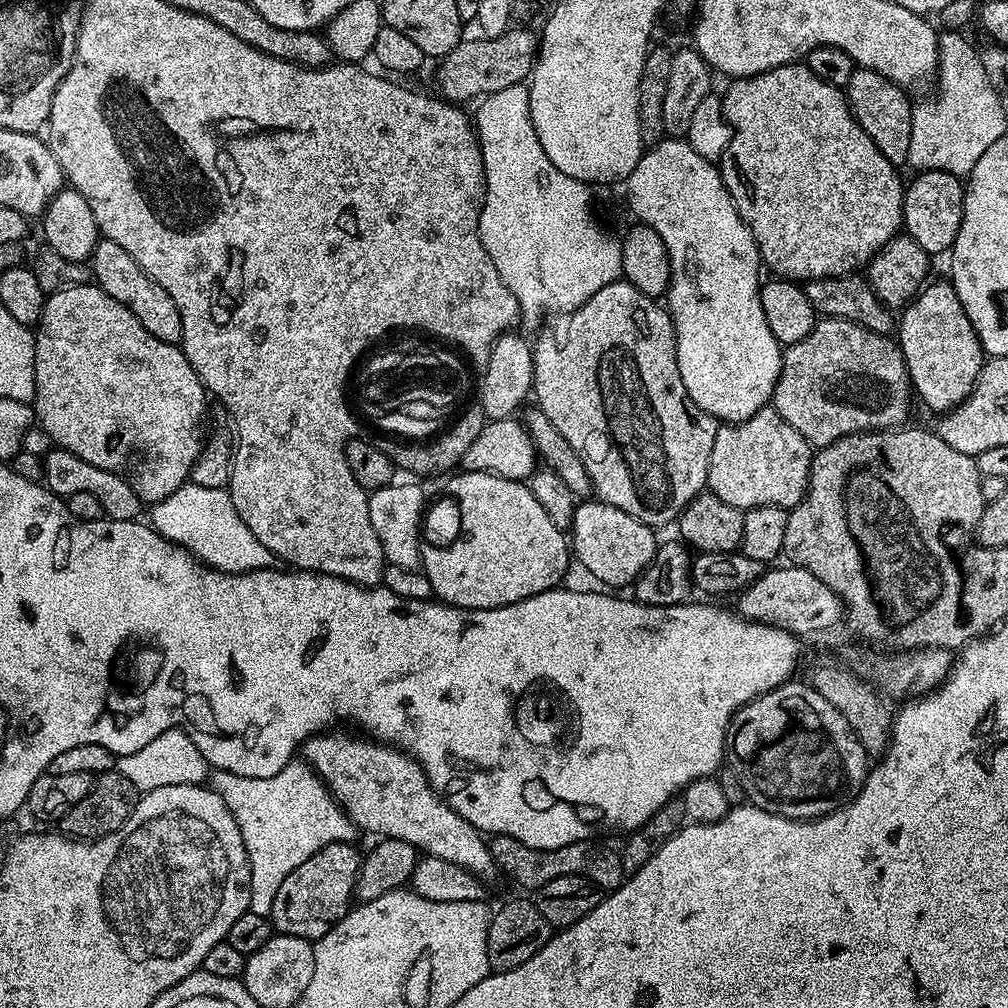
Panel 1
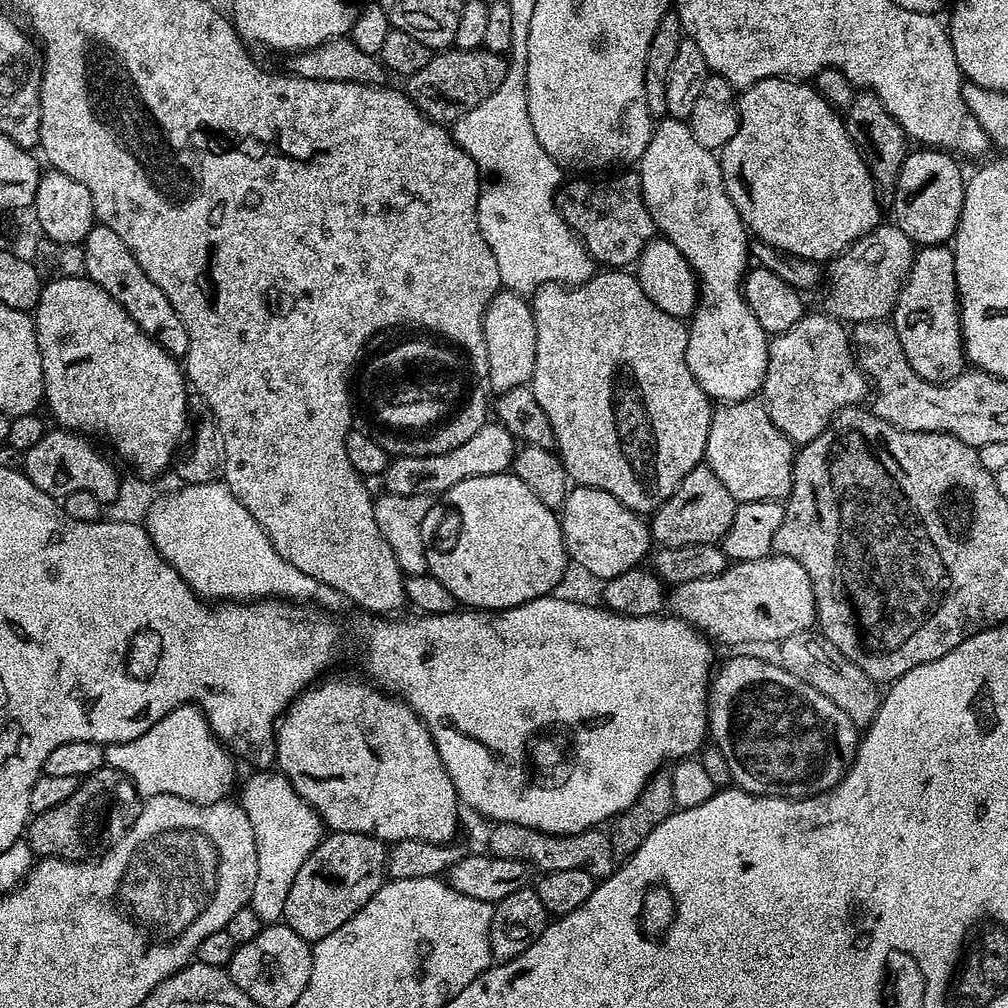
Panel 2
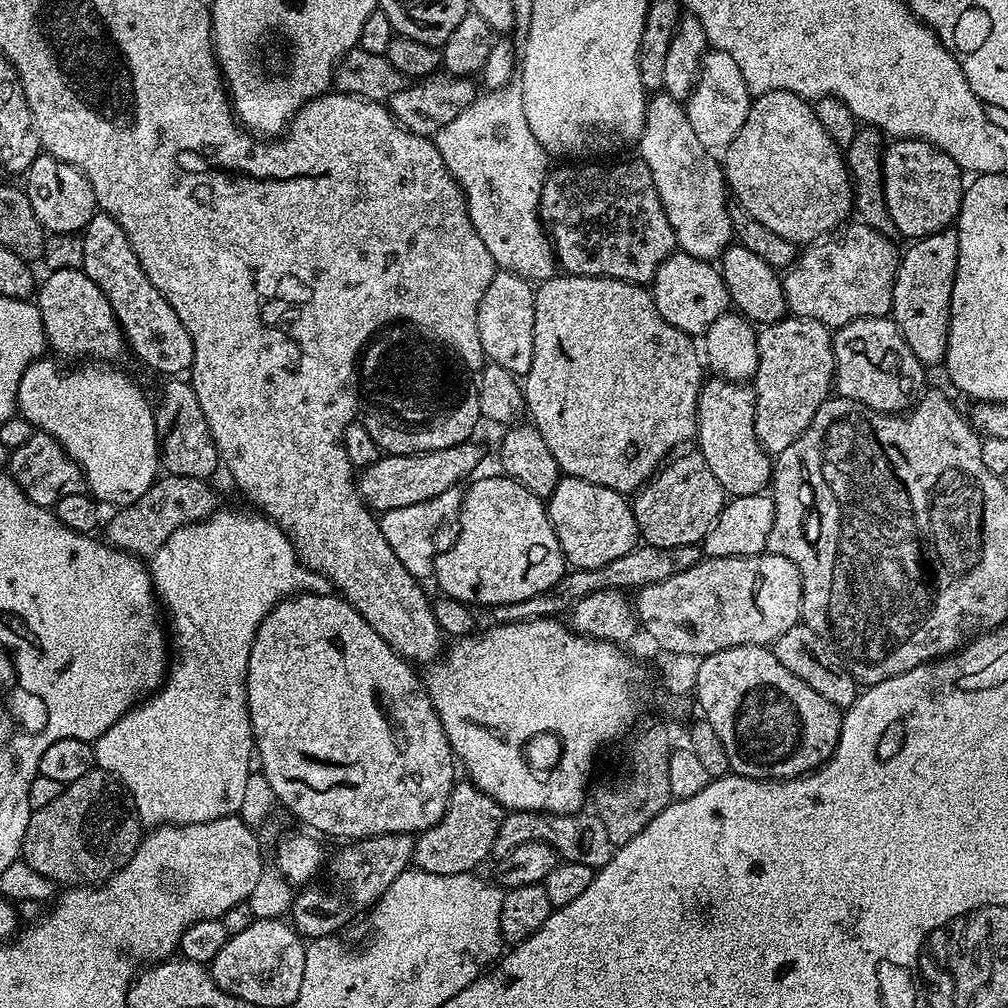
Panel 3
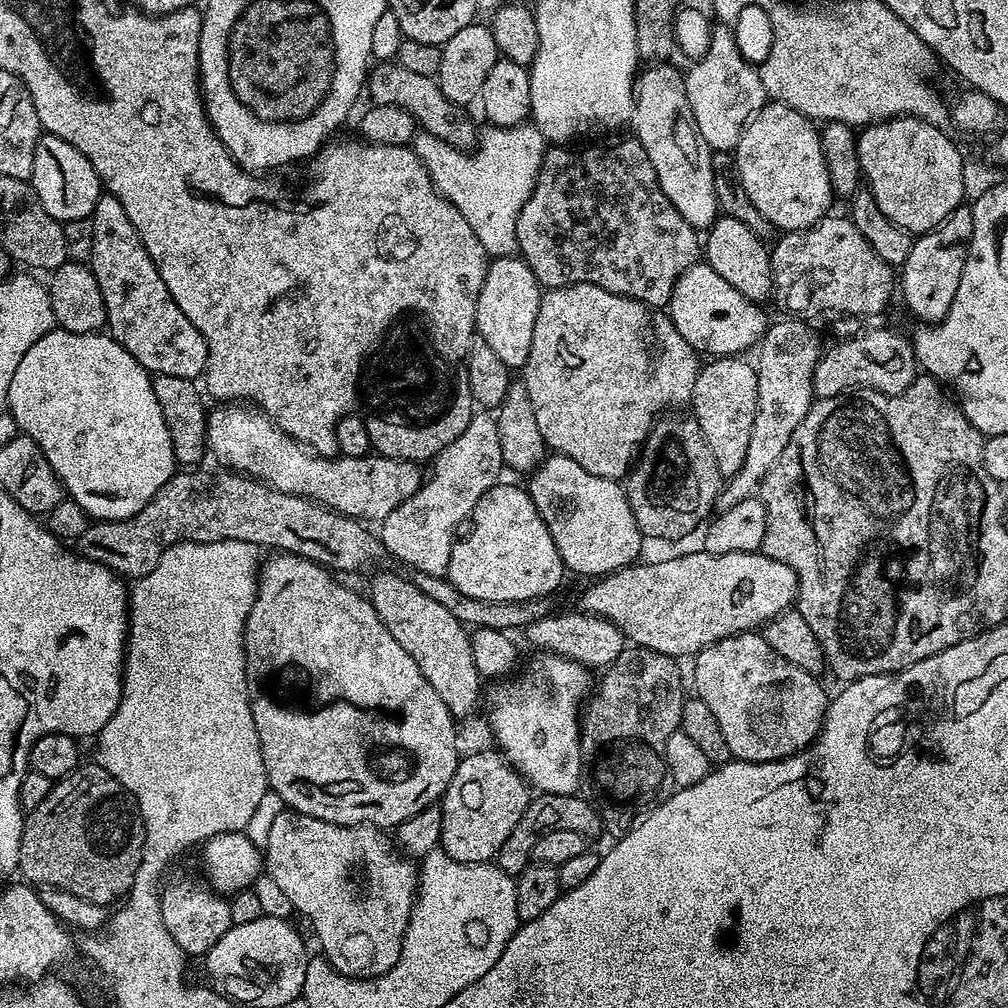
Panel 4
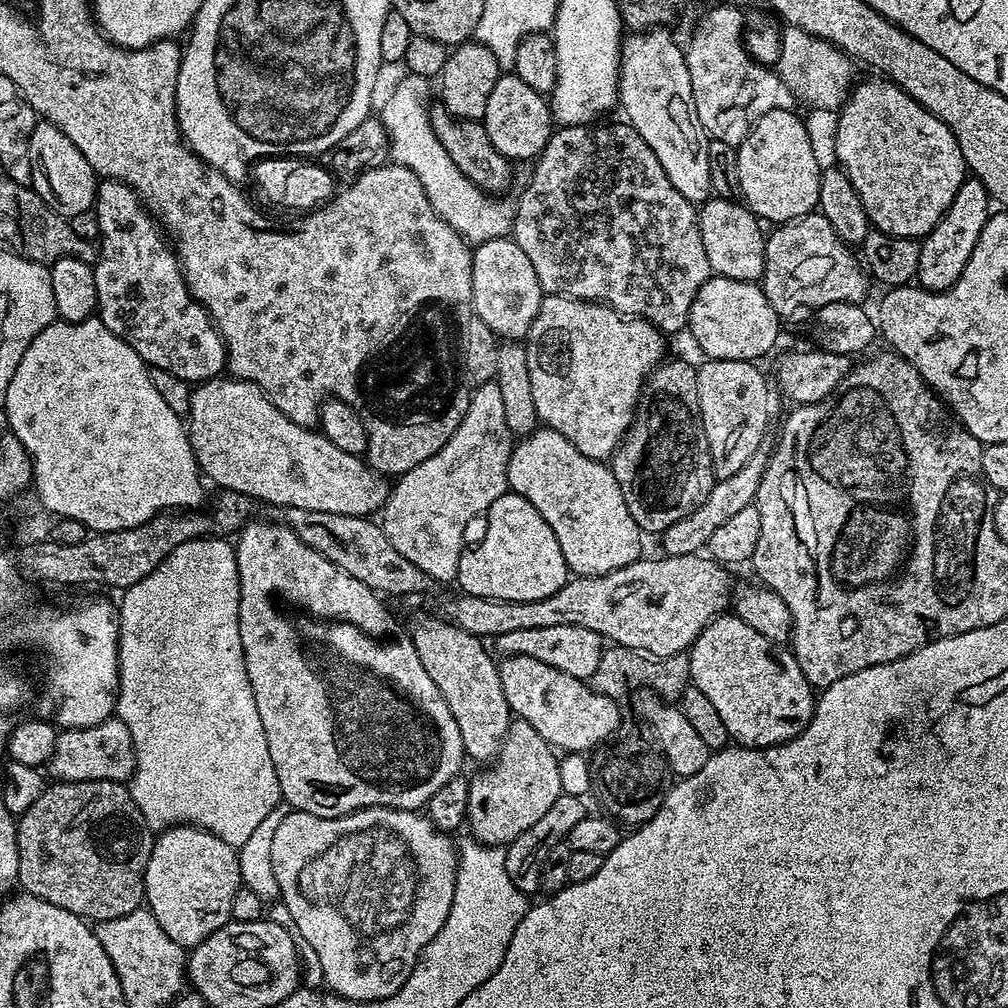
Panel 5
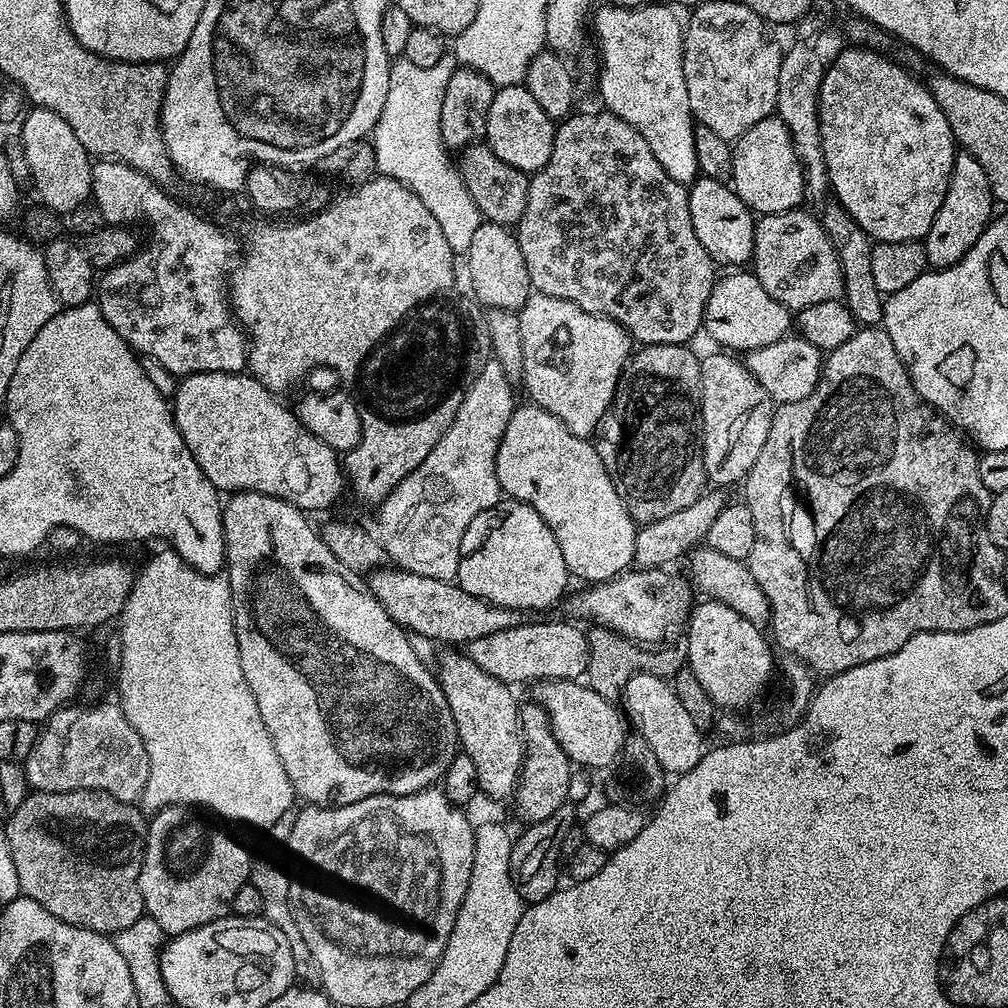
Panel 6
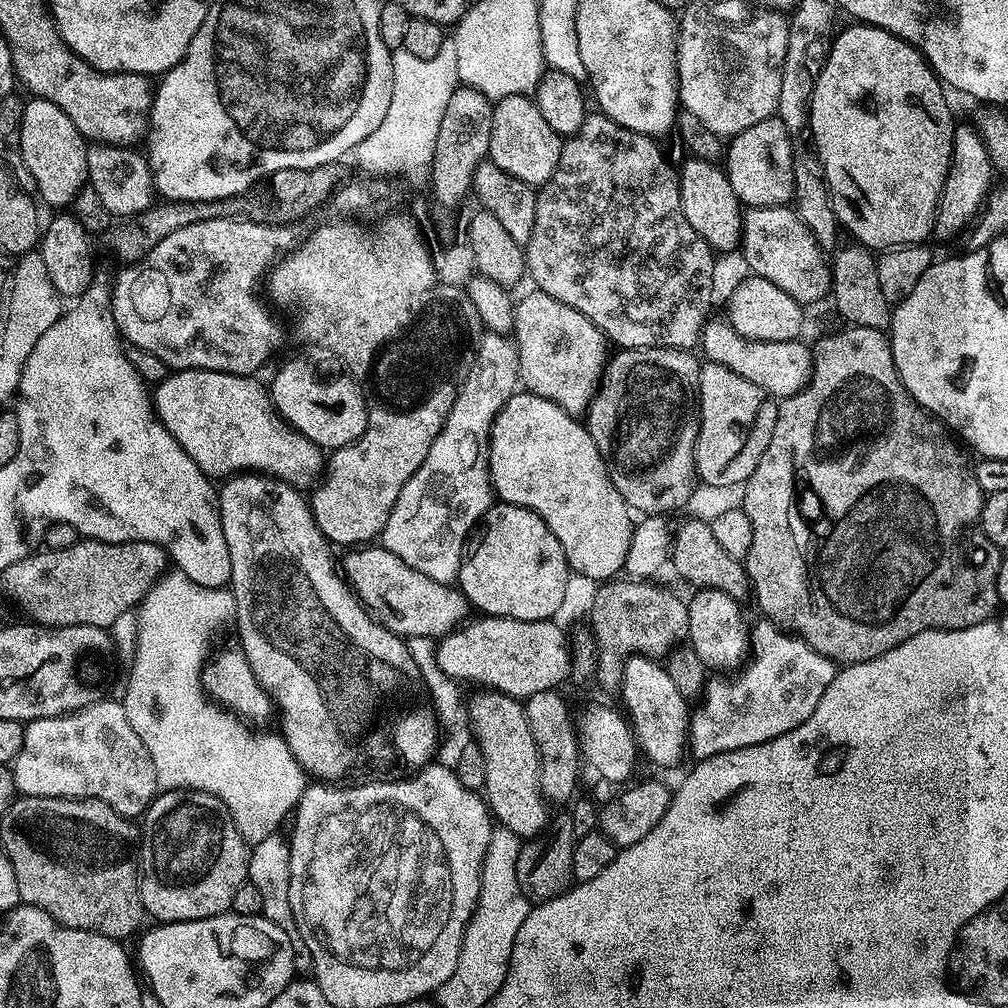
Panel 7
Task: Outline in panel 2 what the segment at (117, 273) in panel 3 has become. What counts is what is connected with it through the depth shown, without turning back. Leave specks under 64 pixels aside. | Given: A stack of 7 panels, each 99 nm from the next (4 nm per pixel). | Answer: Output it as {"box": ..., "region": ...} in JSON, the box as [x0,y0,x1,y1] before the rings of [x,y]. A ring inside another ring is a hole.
{"box":[82,222,188,358],"region":[[[96,222],[86,234],[82,247],[86,254],[88,279],[102,286],[102,290],[106,290],[106,294],[110,294],[110,298],[114,298],[114,302],[118,302],[118,306],[122,306],[122,310],[126,310],[126,314],[138,322],[140,329],[154,338],[158,346],[162,346],[162,350],[177,358],[184,357],[188,353],[188,335],[182,318],[178,318],[174,306],[170,306],[170,298],[166,298],[166,294],[162,294],[162,290],[158,290],[158,286],[146,278],[134,254],[126,250],[126,242],[122,242],[122,238],[118,238],[110,226]]]}

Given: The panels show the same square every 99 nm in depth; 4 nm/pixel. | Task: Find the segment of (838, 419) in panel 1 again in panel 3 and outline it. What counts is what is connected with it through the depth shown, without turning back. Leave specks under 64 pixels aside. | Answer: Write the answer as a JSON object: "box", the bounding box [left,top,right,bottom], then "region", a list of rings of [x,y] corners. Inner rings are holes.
{"box":[754,315,836,454],"region":[[[789,315],[759,329],[754,377],[756,437],[765,452],[779,454],[786,450],[810,426],[814,414],[829,399],[836,374],[832,337],[825,324],[805,316]]]}

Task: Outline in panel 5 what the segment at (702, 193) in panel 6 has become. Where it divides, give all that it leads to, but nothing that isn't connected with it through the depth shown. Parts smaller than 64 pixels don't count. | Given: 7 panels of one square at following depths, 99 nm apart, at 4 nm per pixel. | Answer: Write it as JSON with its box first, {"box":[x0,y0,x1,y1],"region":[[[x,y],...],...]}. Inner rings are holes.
{"box":[698,198,766,282],"region":[[[709,198],[699,205],[698,219],[702,246],[706,246],[706,258],[715,275],[753,282],[763,277],[766,232],[751,208],[735,199]]]}

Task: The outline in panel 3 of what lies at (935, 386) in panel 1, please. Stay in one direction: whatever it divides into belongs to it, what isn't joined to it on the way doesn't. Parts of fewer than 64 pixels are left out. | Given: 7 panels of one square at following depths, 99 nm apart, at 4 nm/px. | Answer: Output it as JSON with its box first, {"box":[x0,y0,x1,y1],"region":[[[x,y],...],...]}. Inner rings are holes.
{"box":[891,230,959,366],"region":[[[945,230],[935,232],[929,236],[913,239],[908,249],[903,249],[900,256],[900,266],[896,270],[894,282],[894,298],[892,299],[891,319],[900,327],[914,354],[921,364],[931,366],[945,359],[948,355],[948,322],[952,319],[952,287],[956,281],[956,267],[958,266],[958,238],[959,231]]]}

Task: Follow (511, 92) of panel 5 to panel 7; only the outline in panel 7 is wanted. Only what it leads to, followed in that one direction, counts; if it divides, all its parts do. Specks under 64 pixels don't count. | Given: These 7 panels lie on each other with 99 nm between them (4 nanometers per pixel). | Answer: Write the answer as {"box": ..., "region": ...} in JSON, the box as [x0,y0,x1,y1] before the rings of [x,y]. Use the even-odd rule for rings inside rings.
{"box":[488,95,562,186],"region":[[[531,95],[510,96],[495,101],[488,155],[491,163],[506,170],[506,174],[514,174],[514,178],[526,184],[543,186],[552,179],[561,147],[562,137],[550,130],[546,118],[542,118],[542,110],[538,110]]]}

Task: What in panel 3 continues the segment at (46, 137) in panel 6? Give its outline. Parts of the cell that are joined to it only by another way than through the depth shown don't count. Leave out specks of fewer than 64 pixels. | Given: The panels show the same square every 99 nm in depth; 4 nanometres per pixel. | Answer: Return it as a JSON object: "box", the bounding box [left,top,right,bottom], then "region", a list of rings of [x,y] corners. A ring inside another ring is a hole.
{"box":[26,154,98,233],"region":[[[47,154],[37,156],[35,162],[27,170],[26,179],[28,179],[26,193],[30,200],[30,205],[33,207],[34,214],[49,233],[80,232],[90,222],[90,218],[95,216],[98,211],[94,190],[90,186],[88,179],[77,168],[62,162],[58,158]]]}

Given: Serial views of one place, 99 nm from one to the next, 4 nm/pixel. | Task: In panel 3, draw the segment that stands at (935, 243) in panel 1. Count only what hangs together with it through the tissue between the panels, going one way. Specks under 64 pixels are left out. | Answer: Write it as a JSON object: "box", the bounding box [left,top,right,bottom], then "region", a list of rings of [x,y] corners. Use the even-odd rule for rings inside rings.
{"box":[884,138,966,238],"region":[[[896,138],[884,150],[884,197],[902,237],[919,238],[945,231],[960,214],[966,180],[962,169],[929,140]]]}

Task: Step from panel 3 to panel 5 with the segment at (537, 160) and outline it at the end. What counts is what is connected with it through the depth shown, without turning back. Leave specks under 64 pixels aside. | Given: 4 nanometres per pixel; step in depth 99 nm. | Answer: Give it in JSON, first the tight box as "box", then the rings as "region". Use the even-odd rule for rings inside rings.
{"box":[382,88,506,242],"region":[[[396,88],[392,97],[384,104],[382,127],[388,132],[391,159],[405,164],[422,182],[428,195],[430,206],[448,223],[455,232],[459,232],[469,242],[492,240],[506,232],[506,216],[500,213],[495,199],[489,198],[476,183],[462,174],[458,166],[446,154],[443,146],[437,142],[436,135],[429,130],[428,108],[419,108],[412,100],[404,97],[404,92]],[[490,199],[490,200],[487,200]]]}

